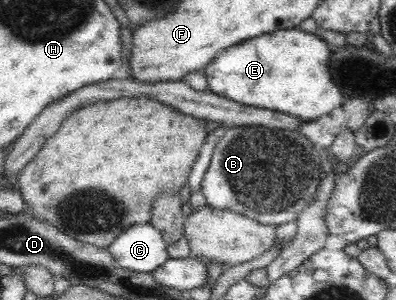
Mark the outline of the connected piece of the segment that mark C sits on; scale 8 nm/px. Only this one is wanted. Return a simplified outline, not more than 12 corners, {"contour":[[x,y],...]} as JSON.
{"contour":[[150,223],[121,232],[108,249],[120,267],[150,274],[169,259]]}

